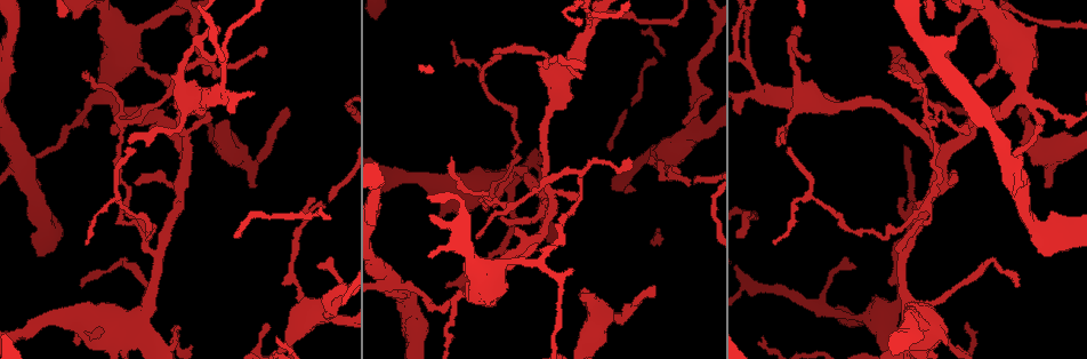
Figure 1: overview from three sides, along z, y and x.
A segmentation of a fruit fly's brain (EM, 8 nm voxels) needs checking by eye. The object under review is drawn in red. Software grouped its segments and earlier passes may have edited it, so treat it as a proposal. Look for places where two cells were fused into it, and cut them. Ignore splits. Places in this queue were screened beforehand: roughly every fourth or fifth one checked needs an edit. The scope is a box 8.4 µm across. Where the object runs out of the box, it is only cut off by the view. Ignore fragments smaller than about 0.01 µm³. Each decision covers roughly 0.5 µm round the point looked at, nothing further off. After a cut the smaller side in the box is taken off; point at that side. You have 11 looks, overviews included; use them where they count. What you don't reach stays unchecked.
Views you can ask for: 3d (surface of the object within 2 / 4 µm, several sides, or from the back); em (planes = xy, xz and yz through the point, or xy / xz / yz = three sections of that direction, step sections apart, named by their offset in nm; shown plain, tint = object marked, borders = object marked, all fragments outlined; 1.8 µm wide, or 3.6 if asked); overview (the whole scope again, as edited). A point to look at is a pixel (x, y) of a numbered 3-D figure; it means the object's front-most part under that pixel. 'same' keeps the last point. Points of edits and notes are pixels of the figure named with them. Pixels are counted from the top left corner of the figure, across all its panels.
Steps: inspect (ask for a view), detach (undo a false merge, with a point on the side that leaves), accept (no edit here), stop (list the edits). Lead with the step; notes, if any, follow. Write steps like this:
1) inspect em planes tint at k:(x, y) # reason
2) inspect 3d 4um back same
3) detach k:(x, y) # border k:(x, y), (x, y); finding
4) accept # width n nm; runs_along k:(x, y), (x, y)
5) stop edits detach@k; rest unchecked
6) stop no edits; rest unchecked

inspect em xz step 4 tint at 1:(587, 29) # side arm on a straight run

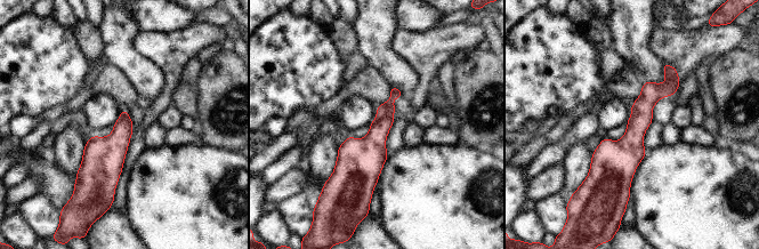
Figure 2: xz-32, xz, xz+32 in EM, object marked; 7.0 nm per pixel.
inspect em planes tint same # another direction

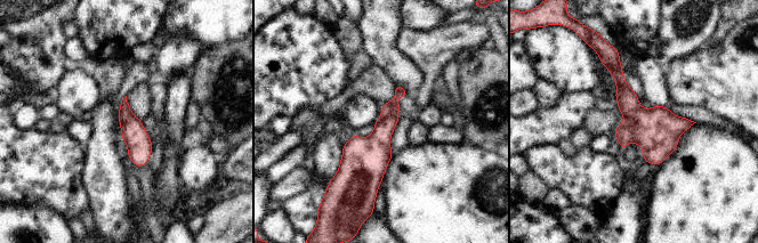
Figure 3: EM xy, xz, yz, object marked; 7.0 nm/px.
accept # width 170 nm; runs_along 3:(123, 103), (138, 143), (138, 163); all the same cell

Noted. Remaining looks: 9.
inspect em planes tint at 1:(824, 309) # three arms meet

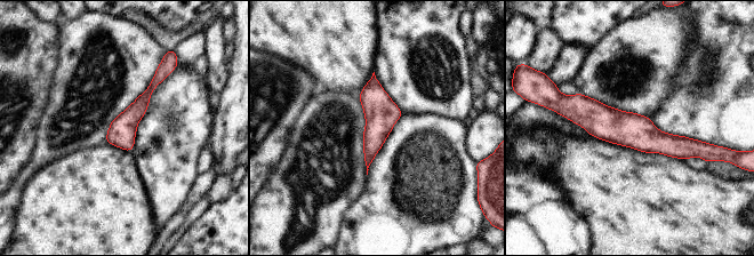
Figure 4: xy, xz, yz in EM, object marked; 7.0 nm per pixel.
accept # runs_along 4:(567, 111), (699, 145); continuous, no second cell

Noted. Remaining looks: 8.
inspect em xy step 4 tint at 1:(501, 177) # four or more arms meet

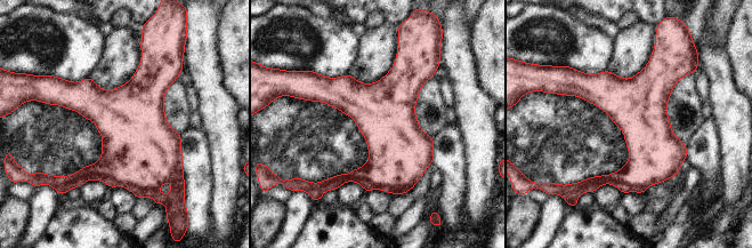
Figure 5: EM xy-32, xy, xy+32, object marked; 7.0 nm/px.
inspect em planes tint same

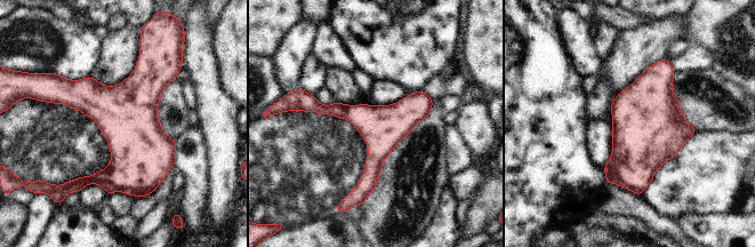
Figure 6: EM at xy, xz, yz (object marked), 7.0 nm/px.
accept # one cell here

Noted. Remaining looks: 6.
inspect em planes tint at 1:(485, 201) # touches itself

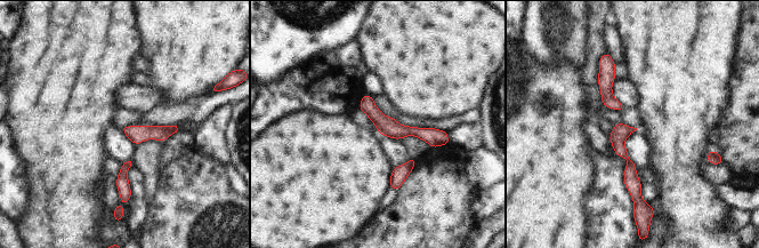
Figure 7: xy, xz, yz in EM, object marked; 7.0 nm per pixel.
accept # width 120 nm; runs_along 7:(362, 105), (395, 130), (445, 141); one cell here

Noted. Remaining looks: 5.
stop no edits; rest unchecked

